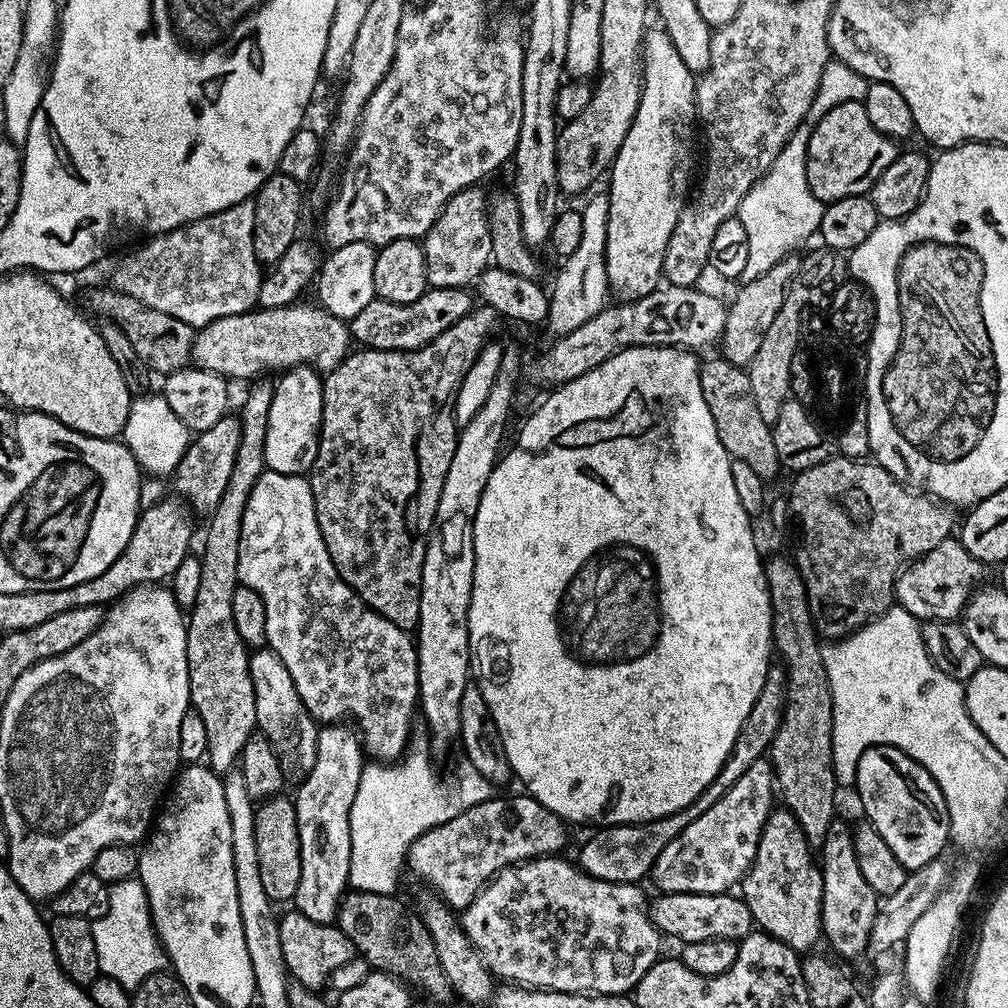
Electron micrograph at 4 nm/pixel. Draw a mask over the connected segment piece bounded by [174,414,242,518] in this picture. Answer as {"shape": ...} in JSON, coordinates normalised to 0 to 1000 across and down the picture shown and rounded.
{"shape":[[[237,412],[221,413],[208,427],[197,430],[188,439],[183,452],[177,458],[173,469],[175,484],[180,493],[188,495],[191,509],[209,513],[210,507],[220,498],[220,490],[224,487],[224,478],[228,478],[228,466],[232,466],[232,454],[236,454],[236,438],[240,435],[240,423]]]}

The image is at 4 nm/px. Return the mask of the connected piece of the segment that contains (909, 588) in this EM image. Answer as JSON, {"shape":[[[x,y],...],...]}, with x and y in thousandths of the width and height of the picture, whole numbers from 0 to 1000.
{"shape":[[[941,534],[935,537],[918,552],[904,557],[889,572],[888,598],[900,605],[914,617],[922,615],[953,614],[956,602],[965,587],[969,586],[972,574],[978,567],[977,561],[968,556],[954,543],[951,535]]]}

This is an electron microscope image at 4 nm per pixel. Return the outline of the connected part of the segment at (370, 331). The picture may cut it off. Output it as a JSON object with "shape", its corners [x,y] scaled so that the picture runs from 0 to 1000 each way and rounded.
{"shape":[[[426,285],[419,296],[415,296],[415,300],[406,302],[372,297],[347,319],[347,333],[352,340],[353,337],[357,340],[354,342],[361,345],[406,349],[423,343],[431,335],[435,335],[435,331],[446,327],[446,323],[450,323],[450,319],[468,309],[469,305],[469,291],[460,286]]]}

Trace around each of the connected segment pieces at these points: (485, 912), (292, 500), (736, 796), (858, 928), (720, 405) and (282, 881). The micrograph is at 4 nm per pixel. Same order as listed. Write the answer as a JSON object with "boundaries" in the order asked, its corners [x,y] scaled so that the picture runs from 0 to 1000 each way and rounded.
{"boundaries":[[[[555,848],[535,849],[532,853],[520,853],[517,857],[508,857],[489,869],[483,877],[477,881],[475,887],[455,906],[456,918],[460,921],[461,927],[471,938],[472,943],[480,952],[489,969],[500,971],[500,974],[507,974],[512,978],[519,978],[523,981],[536,981],[538,983],[550,984],[574,984],[576,986],[590,986],[592,988],[617,988],[626,985],[631,976],[645,962],[645,958],[656,951],[655,933],[656,926],[652,925],[643,909],[641,892],[635,879],[631,877],[610,877],[589,871],[581,867],[570,856],[563,853],[556,853]]],[[[264,466],[256,474],[252,486],[248,486],[248,494],[244,498],[244,506],[240,510],[240,534],[236,538],[236,576],[241,582],[252,585],[260,593],[260,597],[264,601],[265,642],[273,647],[287,665],[288,672],[292,675],[292,681],[295,682],[295,687],[311,713],[314,716],[337,716],[345,712],[341,710],[350,710],[357,717],[355,726],[359,731],[359,741],[366,751],[377,756],[392,756],[398,753],[407,738],[407,727],[410,725],[410,723],[408,724],[409,705],[414,705],[417,689],[417,678],[413,664],[413,641],[410,632],[402,624],[391,621],[391,617],[387,617],[383,612],[377,611],[372,605],[365,602],[360,593],[337,572],[317,529],[315,514],[312,506],[309,479],[301,471],[285,472]]],[[[759,752],[748,756],[748,760],[743,760],[736,767],[736,772],[732,772],[732,776],[728,776],[728,780],[724,780],[724,784],[720,784],[720,788],[716,788],[716,792],[712,792],[712,796],[708,796],[708,800],[700,804],[700,808],[696,808],[696,812],[685,815],[685,819],[681,819],[681,823],[677,823],[677,827],[673,827],[673,831],[669,831],[669,835],[665,835],[661,843],[657,843],[657,847],[653,847],[645,866],[645,873],[655,880],[656,886],[695,885],[707,889],[709,885],[722,885],[729,882],[744,863],[748,855],[748,847],[752,847],[754,828],[760,819],[763,806],[768,802],[766,790],[768,794],[769,782],[770,767],[766,765],[765,753]]],[[[826,813],[823,823],[819,823],[819,831],[815,838],[817,886],[813,908],[816,932],[825,936],[830,949],[849,948],[853,943],[856,945],[860,941],[871,900],[869,884],[859,875],[859,871],[855,871],[855,863],[851,863],[851,847],[847,847],[845,821],[843,817],[833,813]]],[[[699,356],[694,362],[696,395],[700,395],[700,403],[704,403],[708,427],[712,427],[712,435],[726,456],[740,458],[740,462],[747,464],[748,470],[765,474],[769,468],[775,467],[774,455],[772,446],[768,446],[766,422],[756,419],[756,411],[752,411],[752,402],[748,400],[742,370],[720,356],[709,356]]],[[[282,788],[267,790],[254,803],[252,831],[256,835],[256,867],[260,867],[260,880],[271,895],[289,894],[300,871],[298,854],[298,820],[294,811],[294,800]]]]}

